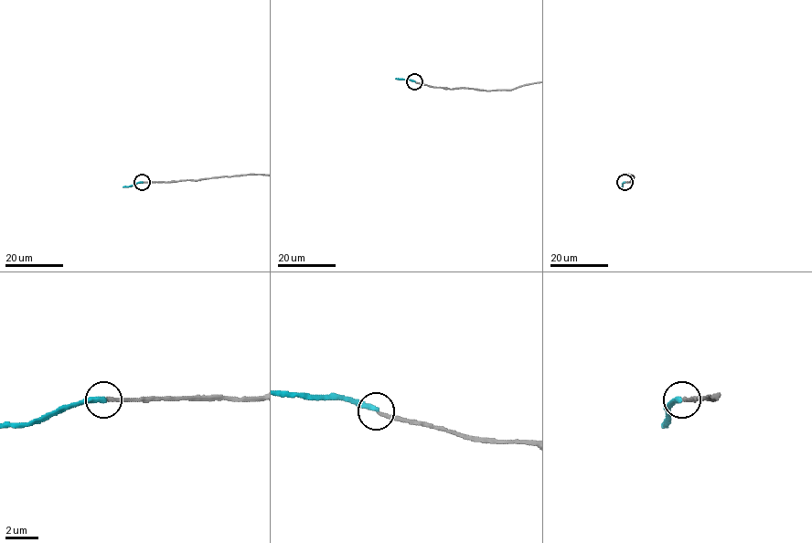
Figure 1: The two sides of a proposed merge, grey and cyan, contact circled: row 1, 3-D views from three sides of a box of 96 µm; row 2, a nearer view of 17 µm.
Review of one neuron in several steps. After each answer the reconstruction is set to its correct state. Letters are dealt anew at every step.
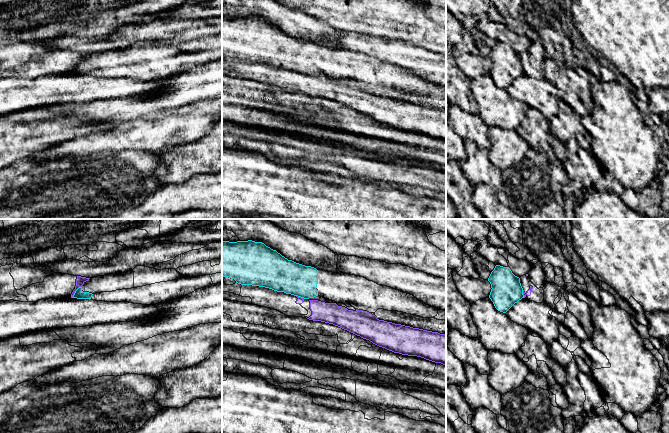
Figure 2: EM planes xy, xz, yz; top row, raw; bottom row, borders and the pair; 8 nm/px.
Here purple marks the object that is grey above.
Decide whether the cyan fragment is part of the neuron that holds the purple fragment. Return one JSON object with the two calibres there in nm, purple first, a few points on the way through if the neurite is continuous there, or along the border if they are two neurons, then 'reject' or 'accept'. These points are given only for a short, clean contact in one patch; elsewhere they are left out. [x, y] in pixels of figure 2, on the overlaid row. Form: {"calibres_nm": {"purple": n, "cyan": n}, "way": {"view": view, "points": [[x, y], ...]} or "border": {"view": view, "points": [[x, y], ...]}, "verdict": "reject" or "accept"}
{"calibres_nm": {"purple": 70, "cyan": 80}, "border": {"view": "xy", "points": [[81, 286], [72, 297]]}, "verdict": "reject"}

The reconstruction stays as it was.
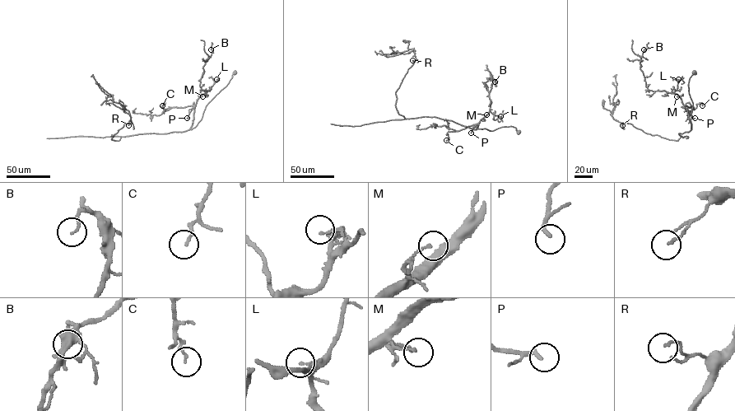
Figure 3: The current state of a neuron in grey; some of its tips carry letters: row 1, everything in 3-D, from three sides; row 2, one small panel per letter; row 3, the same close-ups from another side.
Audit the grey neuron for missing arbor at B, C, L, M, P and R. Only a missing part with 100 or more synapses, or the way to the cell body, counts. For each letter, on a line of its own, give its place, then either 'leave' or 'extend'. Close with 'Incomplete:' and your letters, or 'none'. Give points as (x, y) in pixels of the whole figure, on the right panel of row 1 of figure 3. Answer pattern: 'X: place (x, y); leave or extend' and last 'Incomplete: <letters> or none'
B: place (644, 49); leave
C: place (702, 105); leave
L: place (678, 79); leave
M: place (676, 96); leave
P: place (695, 118); leave
R: place (622, 125); leave
Incomplete: none

